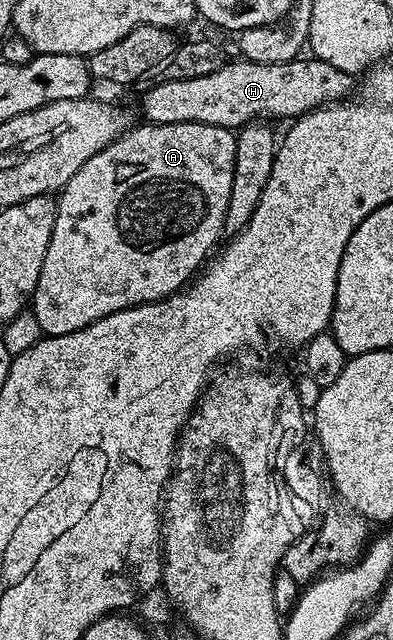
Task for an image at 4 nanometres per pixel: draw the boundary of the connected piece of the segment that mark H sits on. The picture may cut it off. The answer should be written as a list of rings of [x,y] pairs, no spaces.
[[[235,58],[232,64],[225,62],[213,74],[205,74],[202,78],[155,82],[143,96],[142,119],[152,124],[208,124],[238,130],[260,118],[290,121],[306,112],[324,108],[326,104],[338,104],[352,95],[356,84],[352,73],[337,70],[337,66],[314,58],[300,58],[273,66]]]

